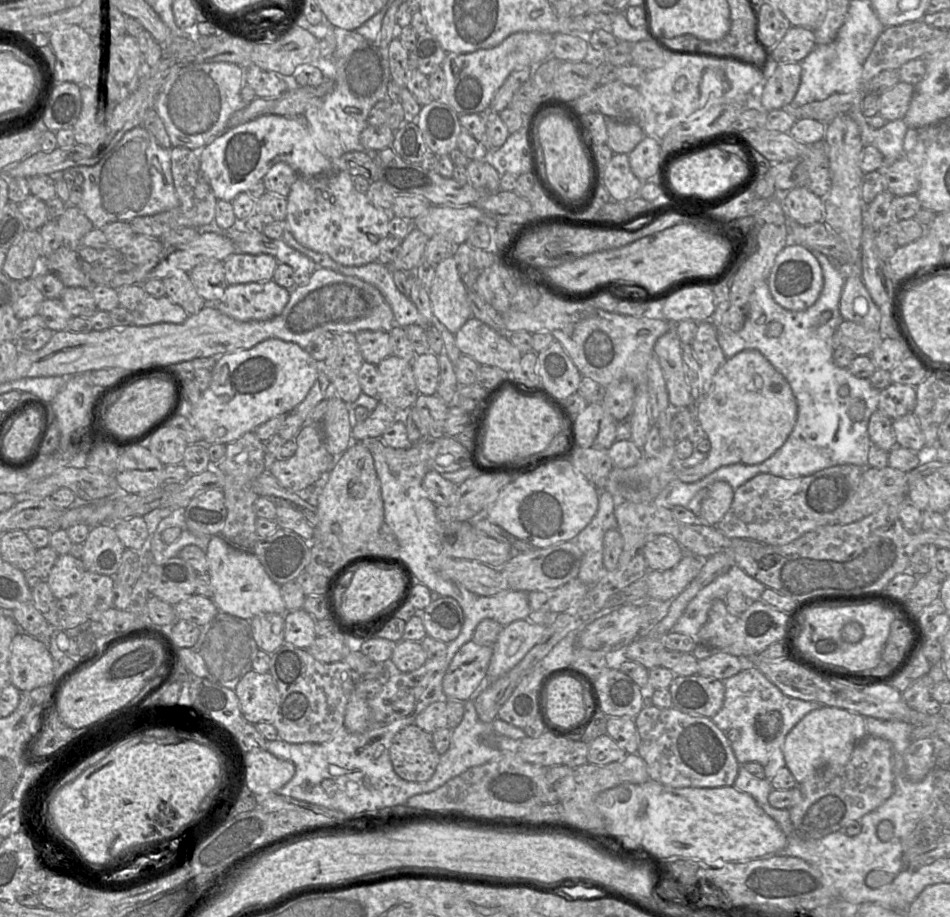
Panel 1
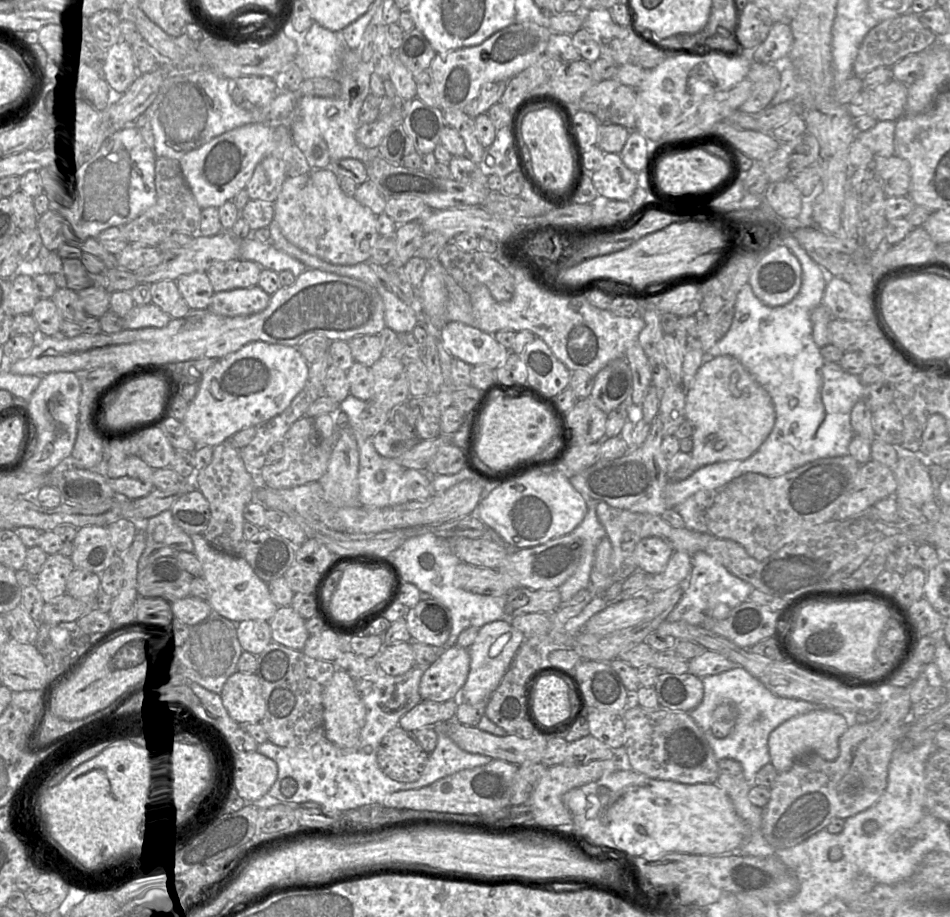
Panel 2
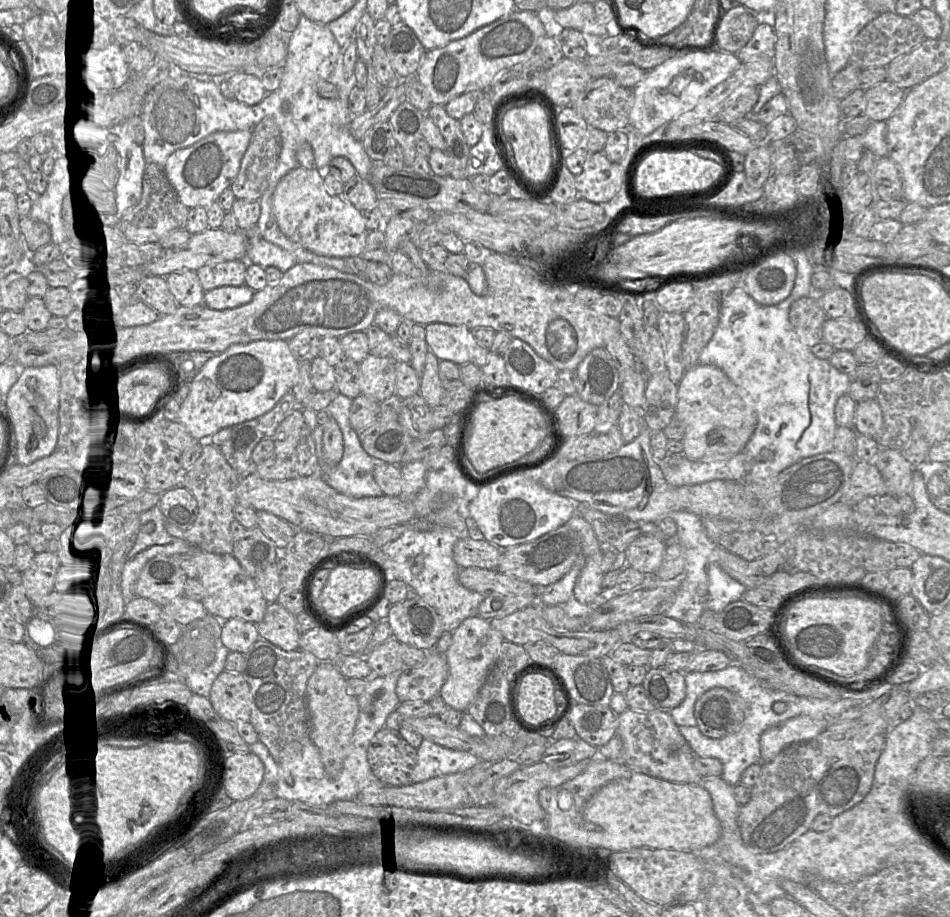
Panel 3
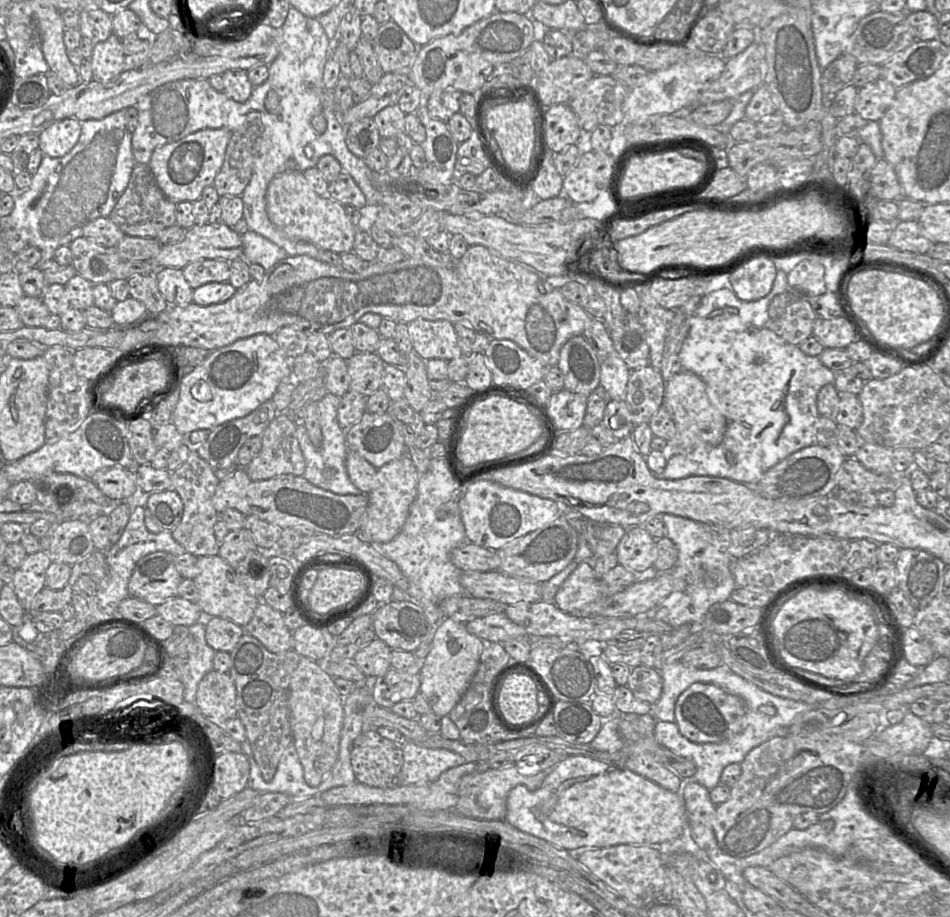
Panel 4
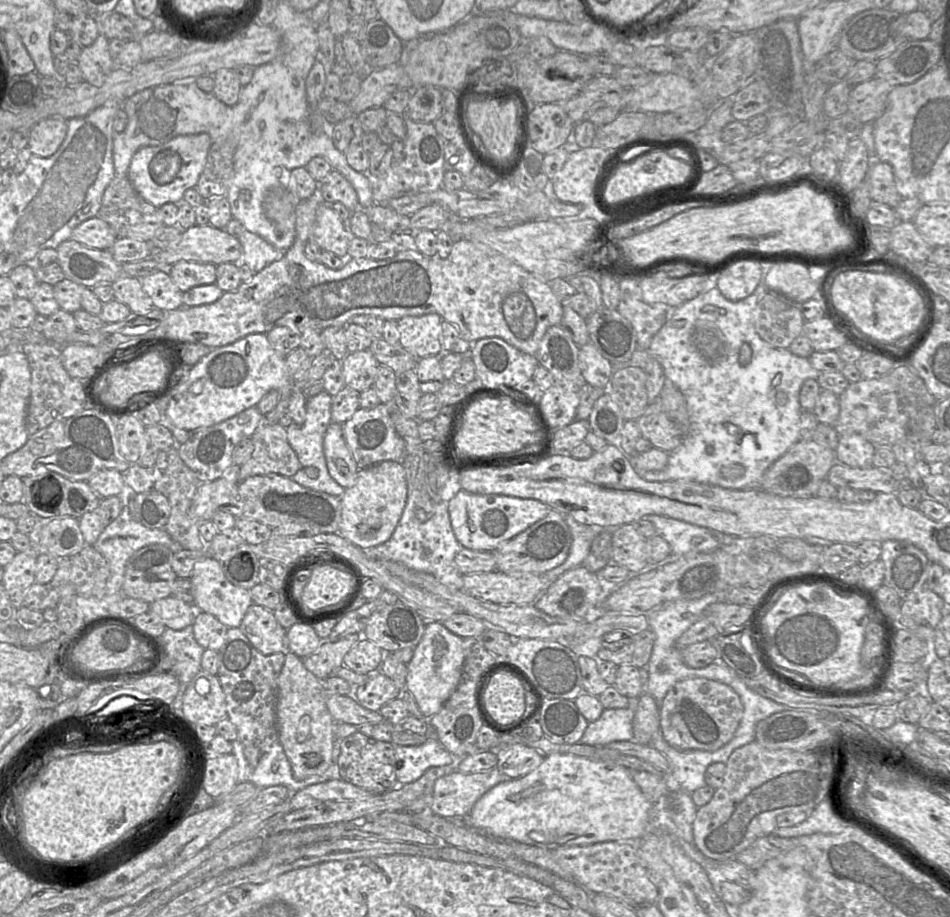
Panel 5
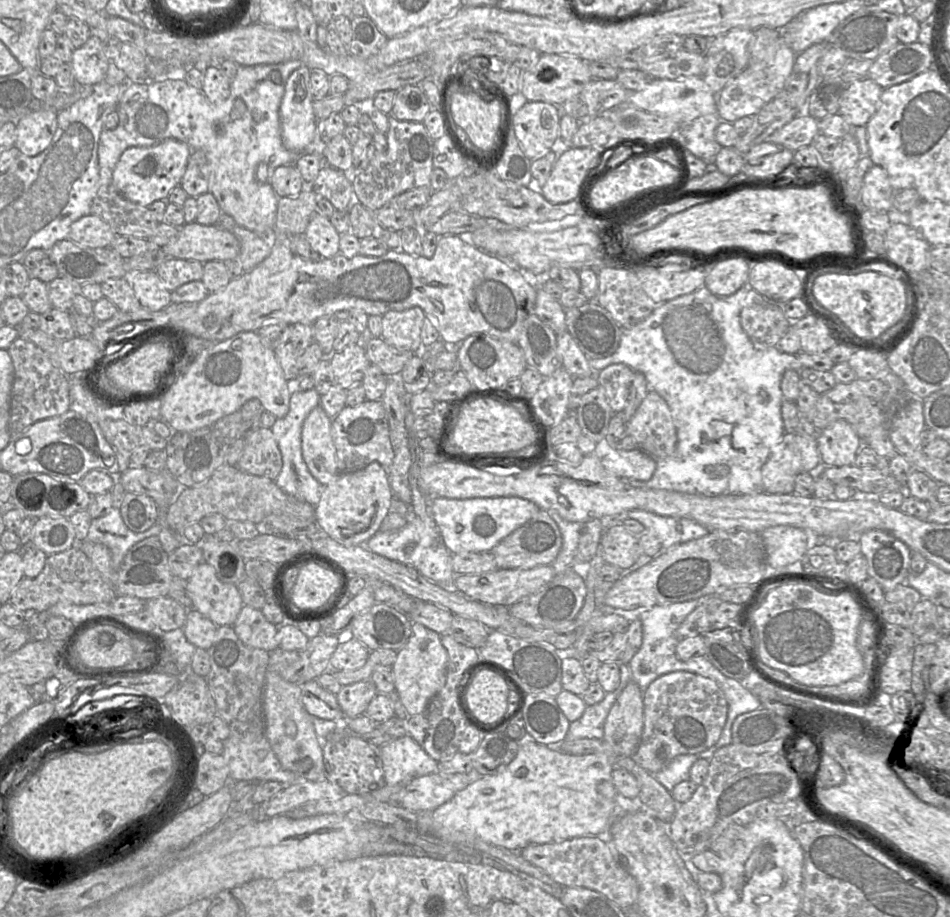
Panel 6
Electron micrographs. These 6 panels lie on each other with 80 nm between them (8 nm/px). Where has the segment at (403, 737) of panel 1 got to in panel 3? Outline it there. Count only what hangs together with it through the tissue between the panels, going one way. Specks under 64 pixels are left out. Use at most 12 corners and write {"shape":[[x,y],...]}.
{"shape":[[395,729],[373,737],[367,758],[388,786],[412,783],[417,749]]}

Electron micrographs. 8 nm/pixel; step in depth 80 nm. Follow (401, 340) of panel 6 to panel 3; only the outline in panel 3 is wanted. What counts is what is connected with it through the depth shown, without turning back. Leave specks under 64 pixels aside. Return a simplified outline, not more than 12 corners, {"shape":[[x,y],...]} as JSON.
{"shape":[[430,323],[425,340],[437,359],[458,365],[490,354],[465,326]]}

